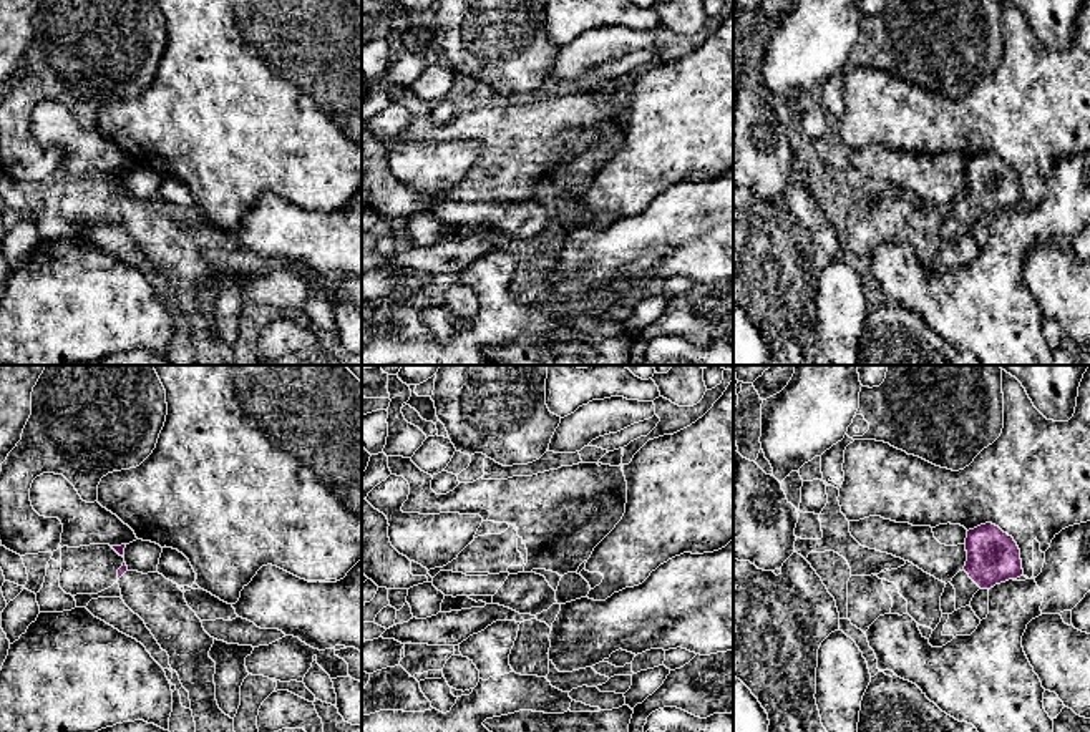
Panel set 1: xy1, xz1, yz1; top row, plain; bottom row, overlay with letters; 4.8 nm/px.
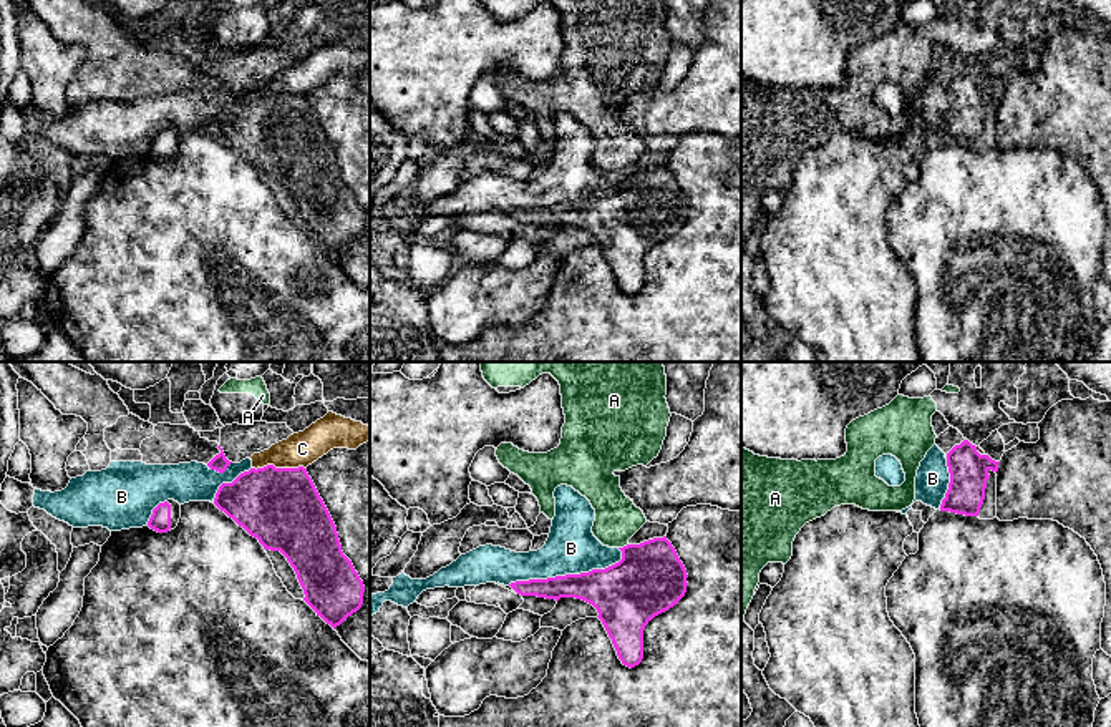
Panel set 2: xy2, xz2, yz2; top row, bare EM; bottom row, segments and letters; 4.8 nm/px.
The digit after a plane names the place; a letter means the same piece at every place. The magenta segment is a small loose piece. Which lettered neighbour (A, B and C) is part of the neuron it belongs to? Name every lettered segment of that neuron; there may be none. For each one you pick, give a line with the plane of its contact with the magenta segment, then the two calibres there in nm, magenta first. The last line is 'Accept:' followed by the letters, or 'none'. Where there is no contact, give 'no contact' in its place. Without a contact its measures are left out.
Accept: none

